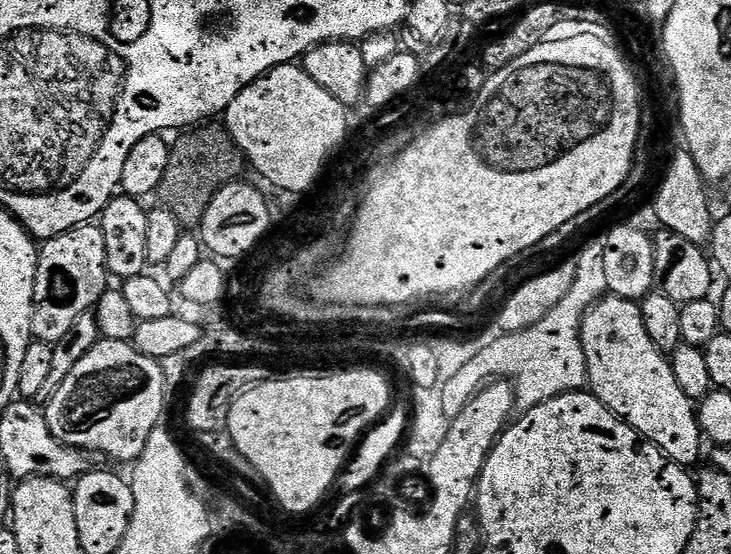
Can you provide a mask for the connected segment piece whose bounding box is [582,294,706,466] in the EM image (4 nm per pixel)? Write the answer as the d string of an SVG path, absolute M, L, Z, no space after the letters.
M605 296L588 309L582 335L588 367L587 387L592 395L639 436L657 444L674 463L685 466L698 463L706 440L697 409L682 386L678 386L669 357L650 342L639 303L621 296Z

